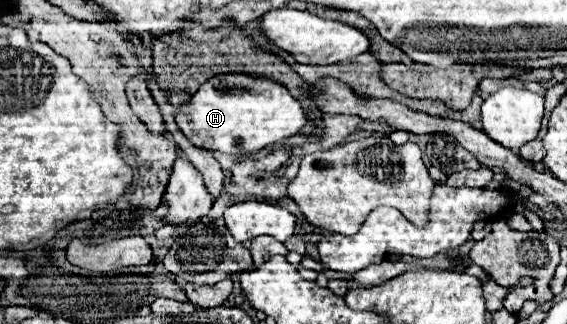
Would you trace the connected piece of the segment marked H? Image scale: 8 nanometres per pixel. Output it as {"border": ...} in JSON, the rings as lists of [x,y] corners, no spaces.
{"border":[[[248,73],[210,77],[176,113],[180,131],[198,147],[222,153],[256,153],[266,145],[298,135],[308,123],[302,103],[280,83]]]}

